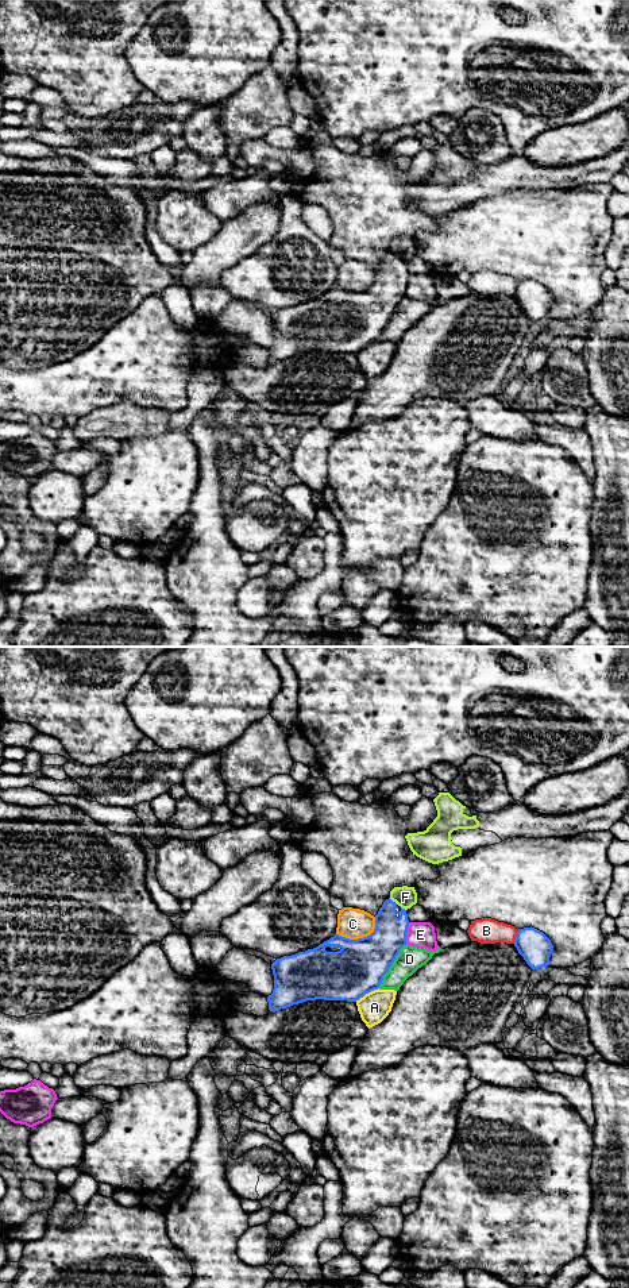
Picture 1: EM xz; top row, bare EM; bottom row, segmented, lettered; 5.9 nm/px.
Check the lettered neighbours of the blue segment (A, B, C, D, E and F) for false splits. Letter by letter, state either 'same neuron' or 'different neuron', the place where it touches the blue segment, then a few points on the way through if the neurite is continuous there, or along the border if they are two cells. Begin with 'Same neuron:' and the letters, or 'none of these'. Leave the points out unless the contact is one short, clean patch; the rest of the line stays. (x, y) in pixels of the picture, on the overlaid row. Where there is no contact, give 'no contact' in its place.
Same neuron: none of these
A: different neuron; meets blue in xz at (366, 993)
B: different neuron; meets blue in xz at (516, 937)
C: different neuron; meets blue in xz at (361, 938)
D: different neuron; meets blue in xz at (390, 966)
E: different neuron; meets blue in xz at (406, 932)
F: different neuron; meets blue in xz at (392, 901); border along xz (389, 898), (397, 903)

